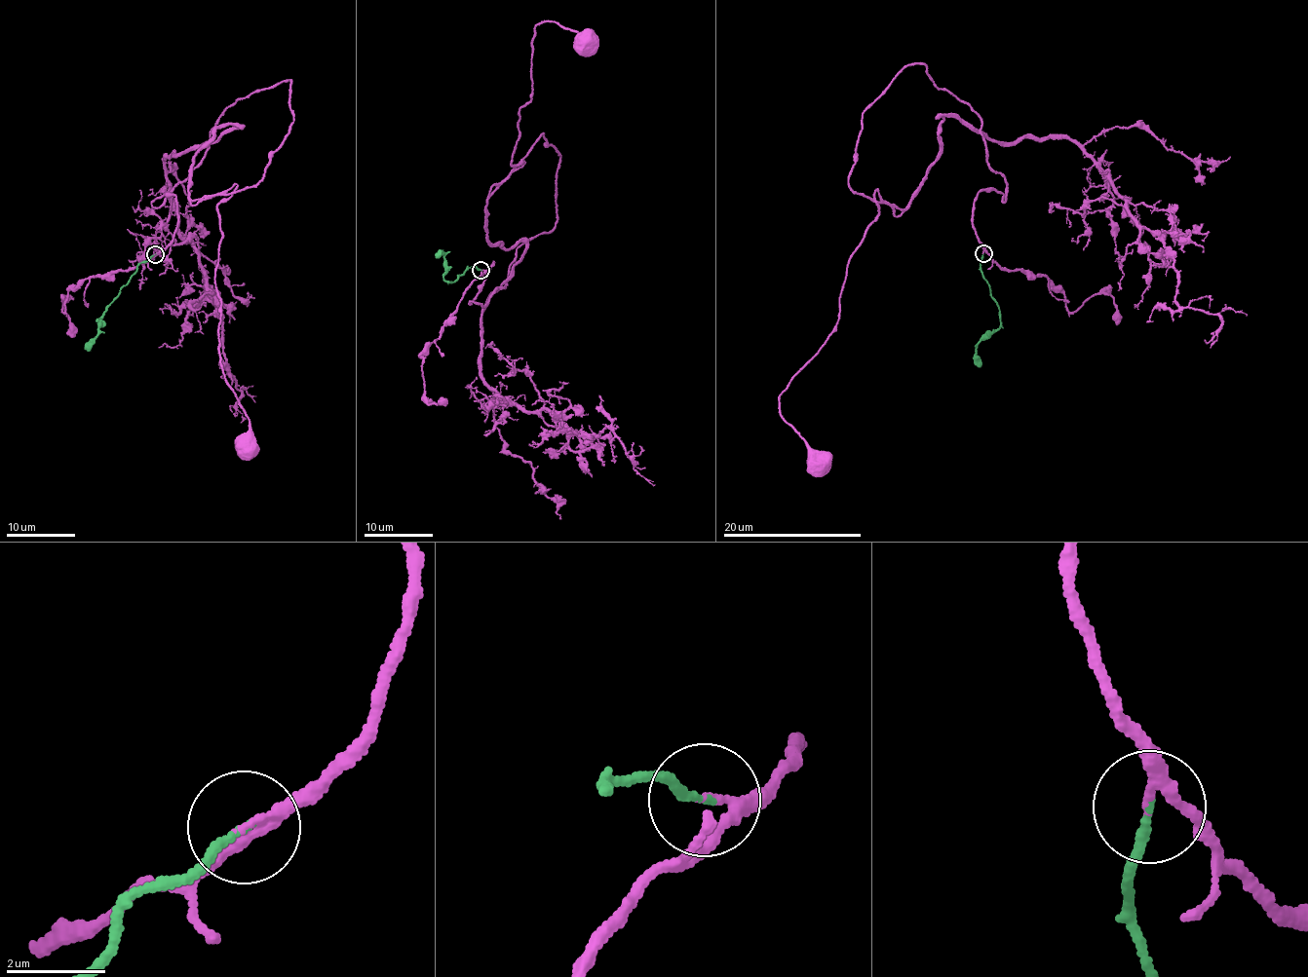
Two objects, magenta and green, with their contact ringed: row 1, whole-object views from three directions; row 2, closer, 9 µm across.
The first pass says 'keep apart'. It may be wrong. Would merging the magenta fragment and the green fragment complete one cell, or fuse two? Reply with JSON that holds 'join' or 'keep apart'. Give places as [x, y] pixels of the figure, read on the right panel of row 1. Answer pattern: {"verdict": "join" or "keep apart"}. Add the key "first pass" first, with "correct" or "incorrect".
{"first pass": "incorrect", "verdict": "join"}

